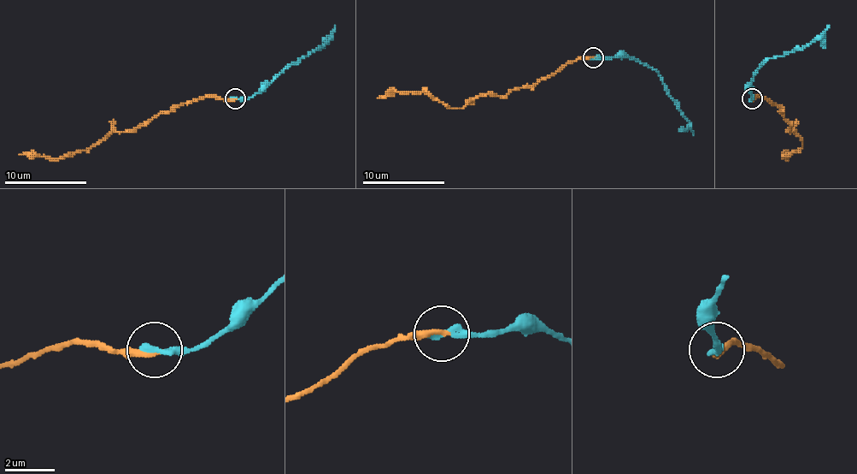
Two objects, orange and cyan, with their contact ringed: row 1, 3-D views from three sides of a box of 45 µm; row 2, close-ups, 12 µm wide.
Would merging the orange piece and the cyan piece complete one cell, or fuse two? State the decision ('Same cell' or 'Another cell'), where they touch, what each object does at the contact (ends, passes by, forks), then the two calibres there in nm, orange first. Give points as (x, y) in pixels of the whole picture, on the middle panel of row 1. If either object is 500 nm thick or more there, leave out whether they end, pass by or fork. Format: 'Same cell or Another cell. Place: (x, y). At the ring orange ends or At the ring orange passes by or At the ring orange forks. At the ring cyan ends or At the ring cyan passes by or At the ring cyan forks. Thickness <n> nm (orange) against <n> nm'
Same cell. Place: (593, 57). At the ring orange ends. At the ring cyan ends. Thickness 240 nm (orange) against 360 nm

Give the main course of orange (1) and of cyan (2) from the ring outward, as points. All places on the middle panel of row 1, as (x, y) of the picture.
1: (593, 57), (578, 57), (505, 96), (472, 97), (461, 108), (449, 108), (423, 91), (388, 91), (378, 97)
2: (593, 57), (634, 57), (652, 68), (689, 122), (693, 135)

